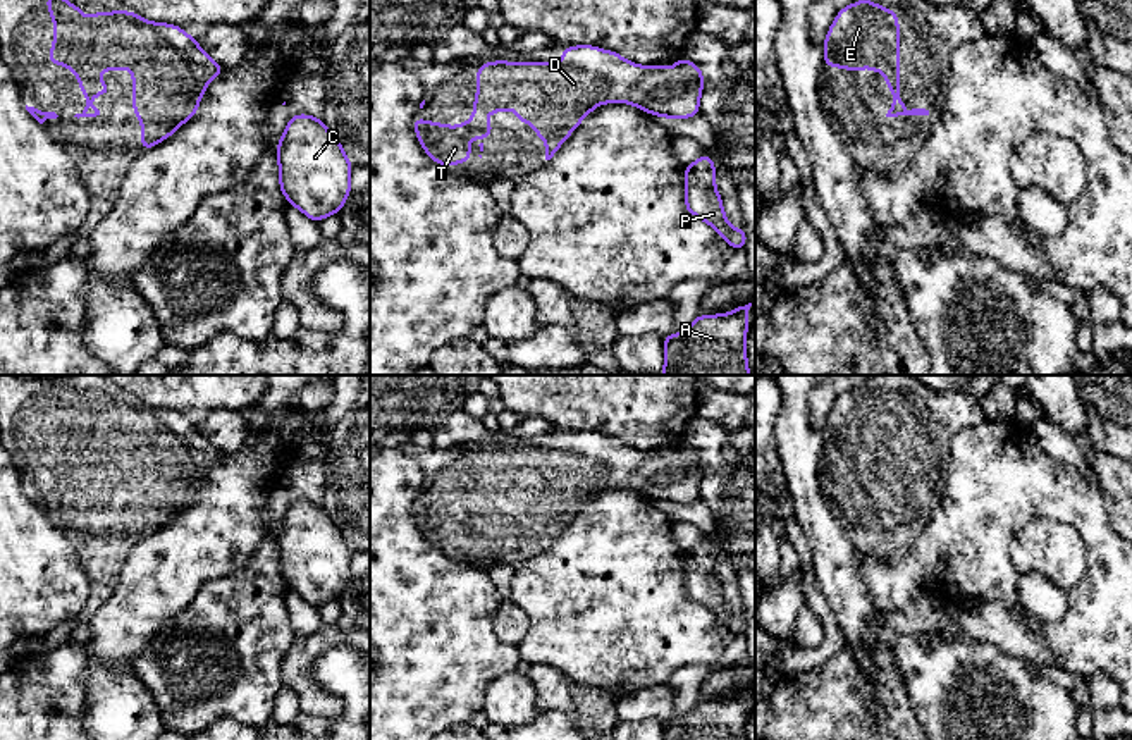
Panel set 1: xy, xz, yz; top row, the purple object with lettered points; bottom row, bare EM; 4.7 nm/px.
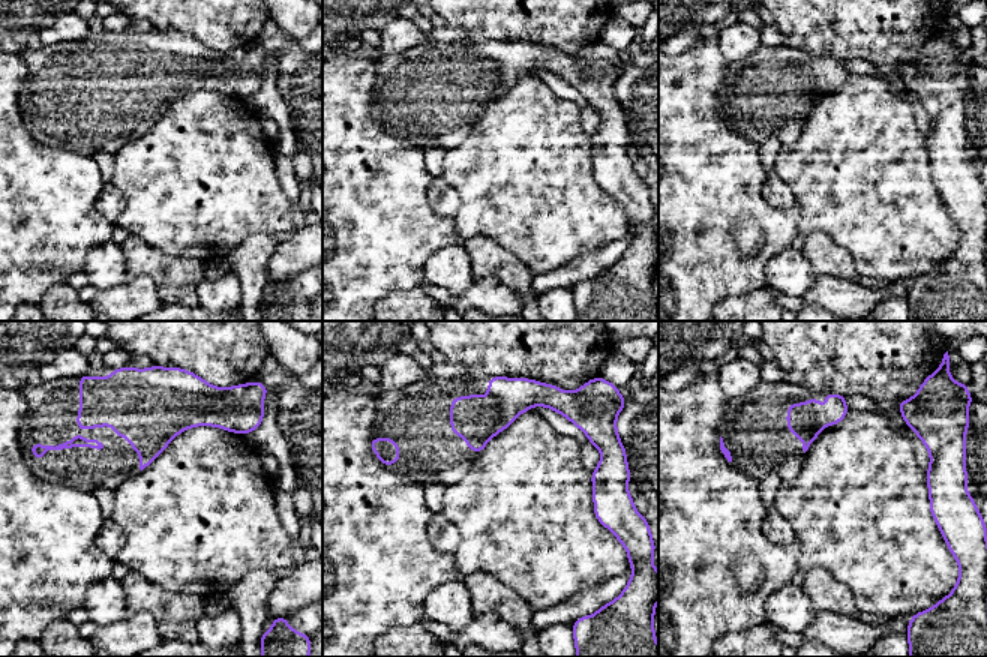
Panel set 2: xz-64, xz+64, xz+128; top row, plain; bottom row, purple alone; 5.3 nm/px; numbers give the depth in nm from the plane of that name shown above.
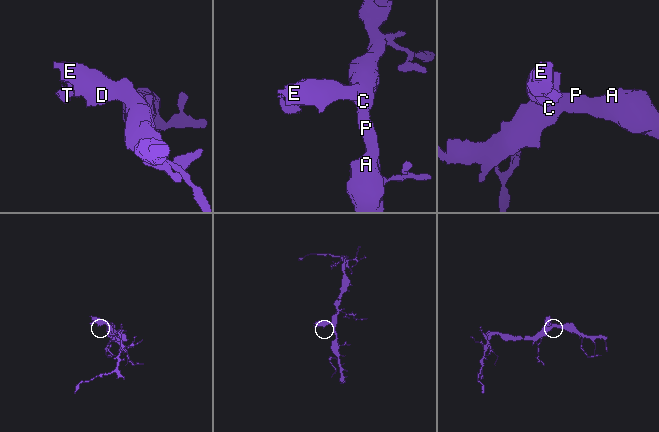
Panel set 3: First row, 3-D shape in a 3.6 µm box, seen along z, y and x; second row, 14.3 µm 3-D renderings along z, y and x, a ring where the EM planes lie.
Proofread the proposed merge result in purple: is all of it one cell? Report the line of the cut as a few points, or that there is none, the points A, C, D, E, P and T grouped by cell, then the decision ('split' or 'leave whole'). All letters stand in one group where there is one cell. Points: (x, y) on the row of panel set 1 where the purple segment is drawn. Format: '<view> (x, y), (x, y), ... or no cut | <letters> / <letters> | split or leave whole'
no cut | A C D E P T | leave whole

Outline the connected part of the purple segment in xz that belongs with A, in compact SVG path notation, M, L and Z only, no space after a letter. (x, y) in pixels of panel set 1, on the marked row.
M750 306L700 313L683 332L664 336L661 375L750 375L745 351Z

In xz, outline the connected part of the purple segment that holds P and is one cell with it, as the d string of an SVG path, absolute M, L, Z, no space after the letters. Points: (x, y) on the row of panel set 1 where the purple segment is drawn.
M705 151L698 160L685 165L685 208L712 225L735 251L745 250L747 231L733 227L724 215L723 198L716 189L716 167Z

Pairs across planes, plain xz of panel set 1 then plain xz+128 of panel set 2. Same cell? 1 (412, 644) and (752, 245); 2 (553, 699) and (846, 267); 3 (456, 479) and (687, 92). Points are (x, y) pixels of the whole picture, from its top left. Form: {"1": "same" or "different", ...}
{"1": "different", "2": "same", "3": "different"}

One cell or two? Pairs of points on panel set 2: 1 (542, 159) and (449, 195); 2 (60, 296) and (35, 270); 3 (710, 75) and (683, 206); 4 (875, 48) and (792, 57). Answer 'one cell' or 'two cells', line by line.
1: two cells
2: two cells
3: one cell
4: two cells

